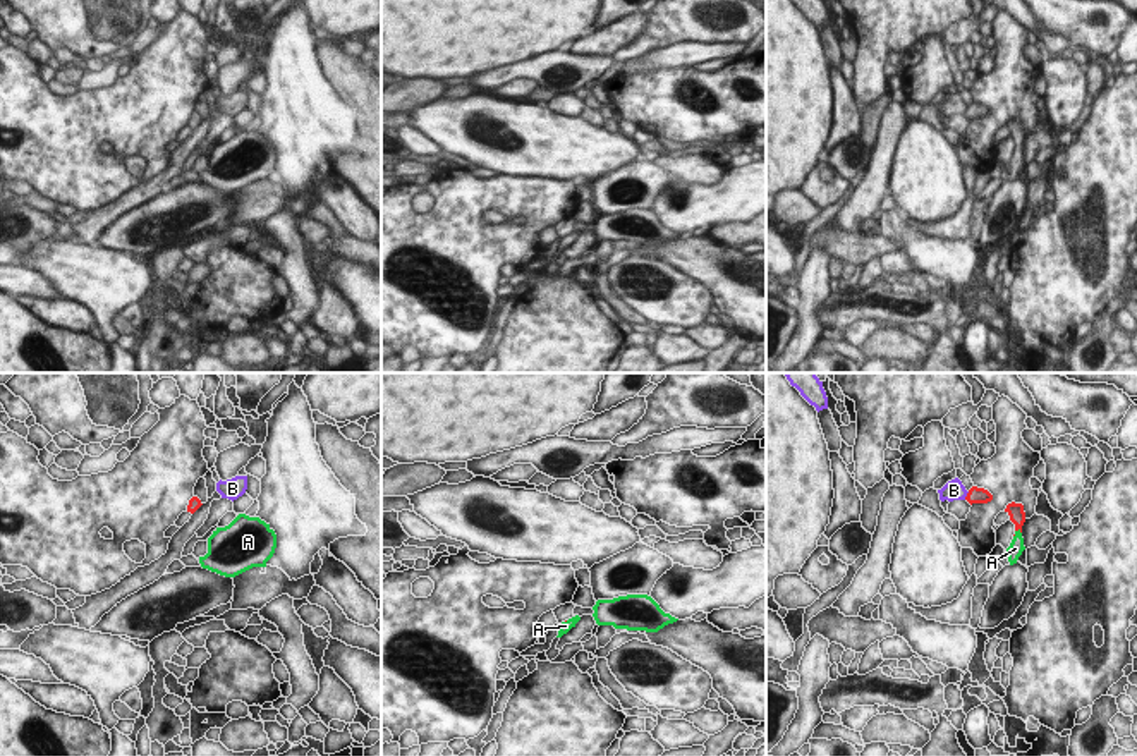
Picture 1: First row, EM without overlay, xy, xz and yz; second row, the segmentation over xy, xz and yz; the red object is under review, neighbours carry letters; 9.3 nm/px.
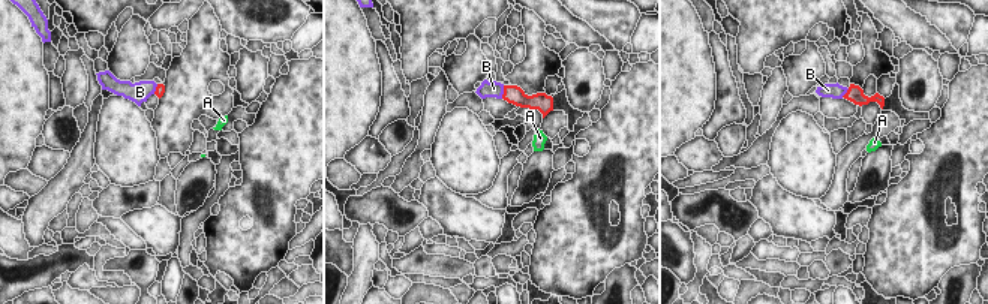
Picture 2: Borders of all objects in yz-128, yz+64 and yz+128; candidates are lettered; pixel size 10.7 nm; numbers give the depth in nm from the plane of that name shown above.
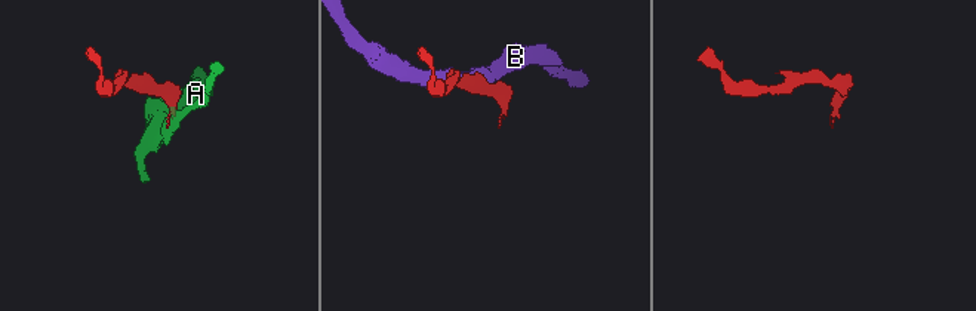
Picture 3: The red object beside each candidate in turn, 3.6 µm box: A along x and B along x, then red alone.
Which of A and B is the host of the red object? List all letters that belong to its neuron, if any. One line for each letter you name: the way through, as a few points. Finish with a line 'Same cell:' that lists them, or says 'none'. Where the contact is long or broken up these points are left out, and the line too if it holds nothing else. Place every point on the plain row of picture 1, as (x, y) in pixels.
A: runs through yz (1015, 126), (1021, 146), (1015, 164)
Same cell: A

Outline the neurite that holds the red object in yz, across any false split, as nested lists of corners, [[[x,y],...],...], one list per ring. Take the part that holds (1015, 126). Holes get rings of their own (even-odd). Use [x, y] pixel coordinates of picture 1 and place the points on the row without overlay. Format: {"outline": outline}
{"outline": [[[1015,117],[1008,119],[1005,127],[1010,131],[1010,136],[1015,139],[1015,151],[1010,162],[1006,163],[1008,177],[1010,180],[1013,180],[1017,179],[1018,172],[1025,165],[1024,153],[1022,153],[1022,141],[1025,137],[1025,127],[1024,127],[1024,120],[1015,119]]]}

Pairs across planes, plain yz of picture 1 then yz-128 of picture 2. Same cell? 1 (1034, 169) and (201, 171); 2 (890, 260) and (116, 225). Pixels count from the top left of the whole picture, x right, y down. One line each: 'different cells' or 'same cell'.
1: different cells
2: same cell

